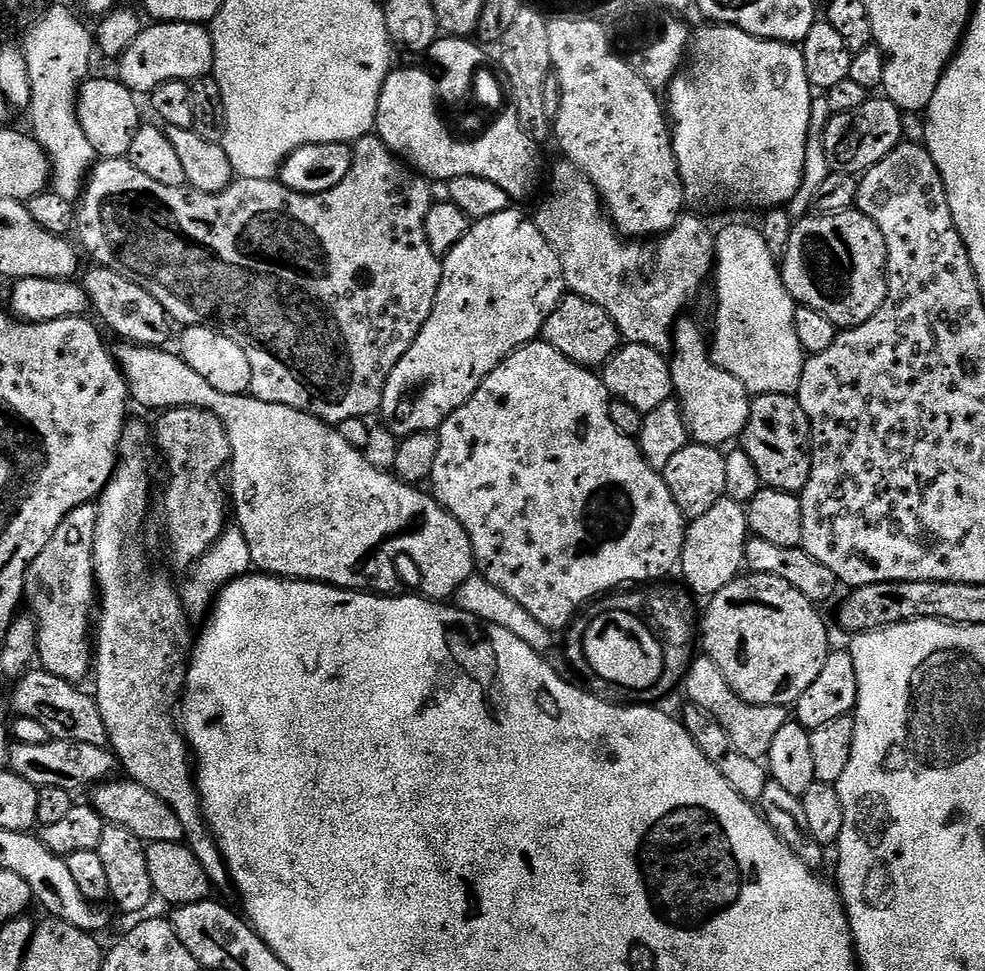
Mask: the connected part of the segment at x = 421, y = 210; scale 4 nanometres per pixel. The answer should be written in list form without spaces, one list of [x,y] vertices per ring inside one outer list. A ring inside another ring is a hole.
[[[375,134],[363,136],[361,140],[352,144],[352,165],[350,166],[350,174],[346,174],[346,178],[342,178],[342,182],[338,182],[338,186],[334,186],[334,190],[326,190],[322,194],[302,194],[290,190],[287,186],[280,183],[279,179],[275,180],[242,180],[233,179],[232,185],[221,192],[200,192],[198,189],[185,186],[175,188],[174,186],[162,186],[162,182],[154,182],[154,178],[142,174],[142,170],[135,168],[128,159],[123,160],[105,160],[101,159],[99,163],[93,167],[85,185],[84,191],[78,201],[76,210],[76,228],[78,236],[80,232],[80,240],[84,243],[83,251],[93,256],[95,263],[102,268],[109,268],[118,274],[122,274],[122,278],[130,278],[130,282],[138,282],[138,286],[142,286],[142,290],[146,290],[150,294],[154,294],[154,298],[158,298],[158,302],[162,302],[162,306],[168,312],[169,317],[177,325],[206,326],[218,330],[222,334],[226,334],[226,338],[230,338],[230,342],[238,342],[238,346],[242,346],[242,351],[246,354],[246,359],[250,362],[250,374],[252,375],[251,395],[257,396],[262,402],[270,402],[278,406],[290,406],[294,410],[302,410],[311,416],[317,416],[319,420],[323,420],[325,424],[339,426],[342,422],[346,422],[346,418],[372,418],[380,411],[380,403],[382,402],[382,394],[386,390],[386,382],[390,378],[390,374],[394,370],[394,366],[398,366],[398,362],[402,358],[402,354],[406,354],[406,350],[410,350],[410,346],[414,342],[414,338],[418,338],[418,334],[422,330],[422,326],[426,322],[426,318],[430,318],[430,314],[434,310],[434,302],[438,294],[438,286],[442,282],[442,270],[444,265],[441,257],[434,254],[434,250],[430,250],[430,242],[426,242],[426,214],[430,214],[432,209],[432,195],[430,194],[430,183],[421,173],[413,170],[409,165],[405,164],[399,156],[390,151],[387,146],[381,142],[380,137]]]

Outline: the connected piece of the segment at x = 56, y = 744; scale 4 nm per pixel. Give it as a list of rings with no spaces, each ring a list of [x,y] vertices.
[[[49,739],[37,746],[30,743],[13,743],[9,747],[8,765],[9,771],[18,774],[37,788],[57,786],[79,792],[84,787],[87,789],[109,779],[115,773],[113,771],[117,771],[118,761],[107,747]]]

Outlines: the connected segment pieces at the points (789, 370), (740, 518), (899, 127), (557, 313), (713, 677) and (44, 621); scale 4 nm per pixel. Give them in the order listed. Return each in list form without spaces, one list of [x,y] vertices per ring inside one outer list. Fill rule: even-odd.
[[[732,224],[729,228],[724,228],[721,232],[715,233],[716,238],[716,263],[714,265],[714,284],[716,280],[716,337],[713,335],[710,340],[710,355],[713,362],[722,370],[726,370],[730,374],[734,374],[734,378],[738,378],[738,382],[742,382],[742,386],[746,386],[746,390],[750,394],[756,396],[765,396],[766,394],[782,394],[787,396],[795,393],[798,385],[801,384],[802,370],[806,353],[802,350],[802,342],[798,342],[798,334],[794,330],[794,314],[798,307],[796,299],[786,290],[782,268],[778,261],[774,258],[774,254],[770,254],[770,249],[766,246],[766,238],[762,238],[759,227],[748,224]]]
[[[725,495],[714,502],[706,514],[695,517],[687,525],[678,572],[684,575],[683,583],[693,597],[711,598],[718,594],[718,590],[730,586],[730,582],[734,582],[745,571],[744,554],[749,539],[747,507]]]
[[[870,98],[858,110],[832,114],[825,127],[823,143],[830,172],[859,177],[869,172],[886,154],[890,154],[905,139],[904,120],[900,108],[886,98]]]
[[[571,294],[565,295],[550,318],[546,318],[542,340],[554,346],[554,350],[570,362],[593,370],[603,366],[622,346],[622,337],[614,318],[610,318],[602,306],[594,306],[594,302]]]
[[[703,654],[693,659],[690,670],[684,675],[682,692],[688,695],[687,703],[691,707],[701,708],[710,714],[710,718],[714,718],[714,722],[718,722],[718,726],[730,734],[730,742],[734,742],[734,746],[738,746],[738,751],[746,754],[746,758],[763,761],[770,750],[770,742],[774,742],[778,730],[782,730],[782,726],[790,720],[789,709],[785,706],[758,706],[738,698],[730,682],[722,678],[722,670],[718,670],[712,659]]]
[[[95,503],[83,504],[66,518],[62,518],[62,526],[54,530],[54,538],[42,546],[42,554],[30,562],[30,566],[24,575],[23,603],[28,604],[27,611],[36,621],[36,654],[38,664],[43,671],[54,674],[63,680],[69,680],[71,684],[79,685],[80,680],[89,679],[90,669],[94,664],[94,648],[90,643],[90,624],[88,619],[94,616],[94,601],[98,596],[96,587],[96,575],[92,565],[92,547],[94,546],[94,526],[96,525]]]

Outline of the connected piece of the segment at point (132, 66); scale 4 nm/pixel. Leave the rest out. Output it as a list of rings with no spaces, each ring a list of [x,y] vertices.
[[[156,22],[145,27],[144,32],[134,38],[134,46],[120,57],[118,79],[132,92],[151,94],[155,88],[162,86],[162,82],[191,82],[199,76],[209,75],[215,63],[212,33],[205,25]]]

